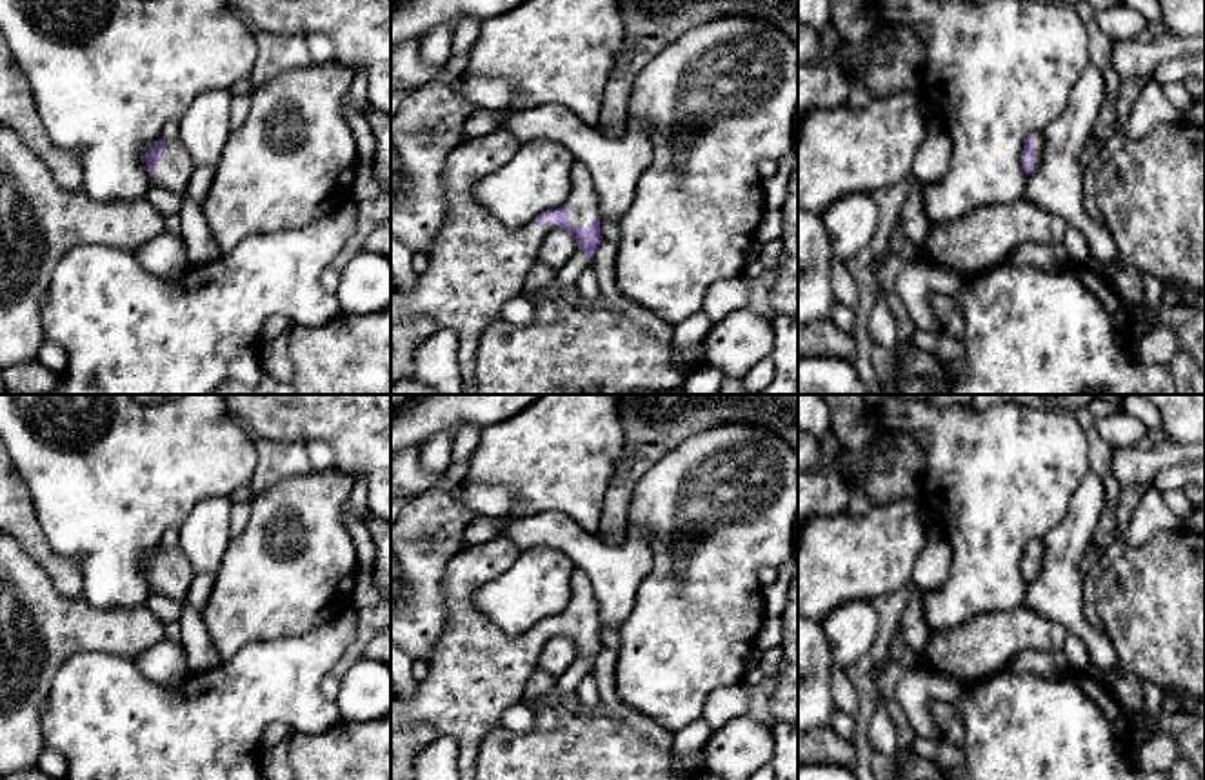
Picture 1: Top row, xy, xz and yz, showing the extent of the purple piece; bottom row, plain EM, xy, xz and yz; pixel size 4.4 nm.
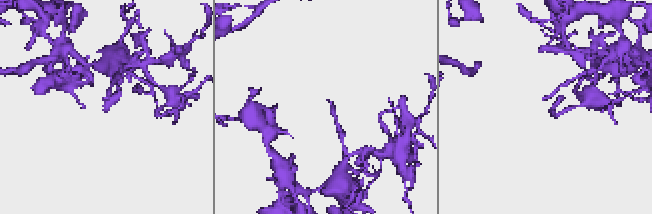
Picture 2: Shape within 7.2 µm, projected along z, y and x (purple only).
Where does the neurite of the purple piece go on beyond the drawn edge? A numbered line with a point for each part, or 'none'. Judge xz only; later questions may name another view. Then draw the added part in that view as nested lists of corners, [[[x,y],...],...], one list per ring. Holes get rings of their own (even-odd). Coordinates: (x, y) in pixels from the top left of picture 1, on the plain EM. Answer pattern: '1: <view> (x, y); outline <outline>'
1: xz (582, 610); outline [[[580,569],[573,571],[571,600],[565,613],[573,635],[587,635],[593,627],[600,627],[598,602],[593,595],[593,584]]]
2: xz (477, 671); outline [[[496,536],[465,545],[443,575],[447,625],[429,655],[429,675],[403,704],[391,696],[391,733],[429,725],[458,744],[458,775],[474,780],[483,738],[500,727],[502,715],[523,702],[529,676],[538,669],[543,645],[556,631],[505,635],[473,604],[473,591],[505,573],[522,549]]]

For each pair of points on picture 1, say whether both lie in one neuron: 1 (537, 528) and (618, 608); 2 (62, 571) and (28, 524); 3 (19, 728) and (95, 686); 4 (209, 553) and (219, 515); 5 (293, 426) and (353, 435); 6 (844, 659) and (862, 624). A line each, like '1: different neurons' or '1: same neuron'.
1: same neuron
2: same neuron
3: different neurons
4: same neuron
5: same neuron
6: same neuron

